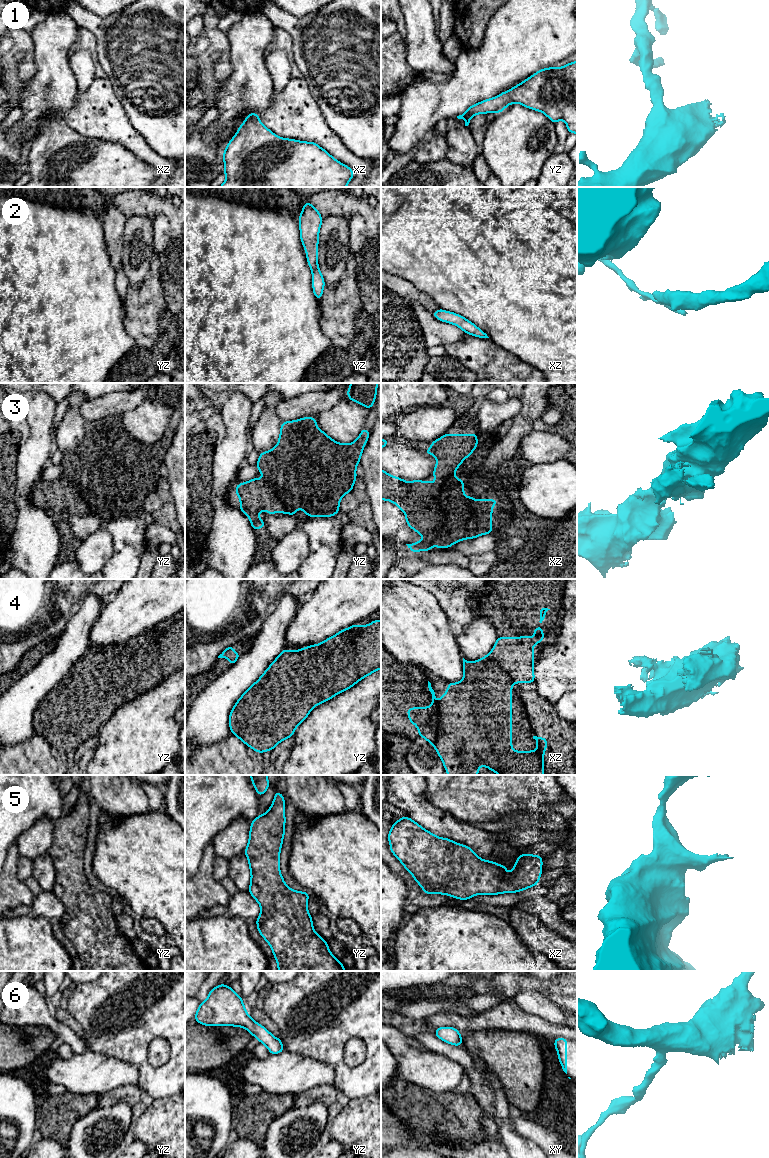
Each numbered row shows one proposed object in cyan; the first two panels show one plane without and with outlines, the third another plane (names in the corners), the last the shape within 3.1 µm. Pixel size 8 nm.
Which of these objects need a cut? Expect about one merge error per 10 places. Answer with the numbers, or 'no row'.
no row

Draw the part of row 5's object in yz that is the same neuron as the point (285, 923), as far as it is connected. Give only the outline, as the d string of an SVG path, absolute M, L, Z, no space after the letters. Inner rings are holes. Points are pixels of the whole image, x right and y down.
M276 791L269 810L251 821L249 842L244 854L248 858L251 881L249 893L261 907L260 916L256 919L260 935L268 942L278 964L278 971L345 971L343 964L330 952L327 941L321 938L313 928L312 917L307 909L308 892L299 892L289 888L280 873L280 850L285 835L285 800Z

